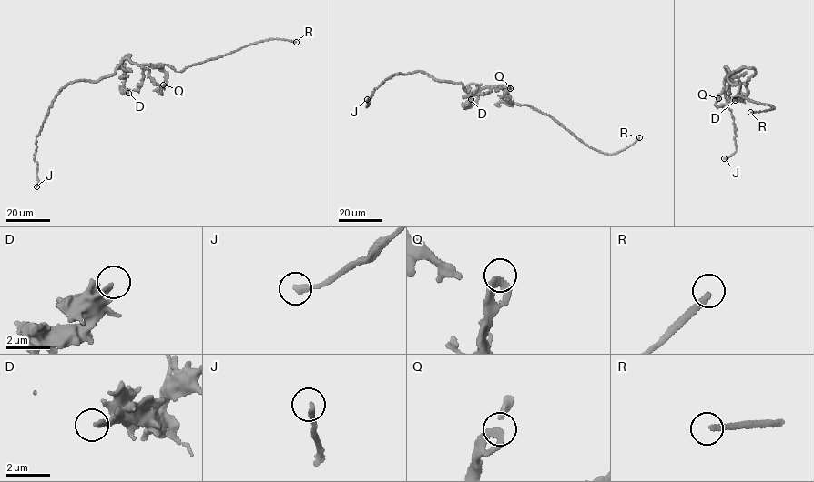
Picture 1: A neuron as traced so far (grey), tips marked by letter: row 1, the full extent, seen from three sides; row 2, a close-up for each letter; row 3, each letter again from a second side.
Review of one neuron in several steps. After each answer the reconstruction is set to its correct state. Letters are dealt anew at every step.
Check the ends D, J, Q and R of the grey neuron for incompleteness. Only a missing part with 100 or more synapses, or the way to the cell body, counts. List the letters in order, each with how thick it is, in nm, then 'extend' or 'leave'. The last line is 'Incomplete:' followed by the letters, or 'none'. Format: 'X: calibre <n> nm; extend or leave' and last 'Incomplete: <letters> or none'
D: calibre 240 nm; leave
J: calibre 240 nm; leave
Q: calibre 280 nm; leave
R: calibre 240 nm; extend
Incomplete: R

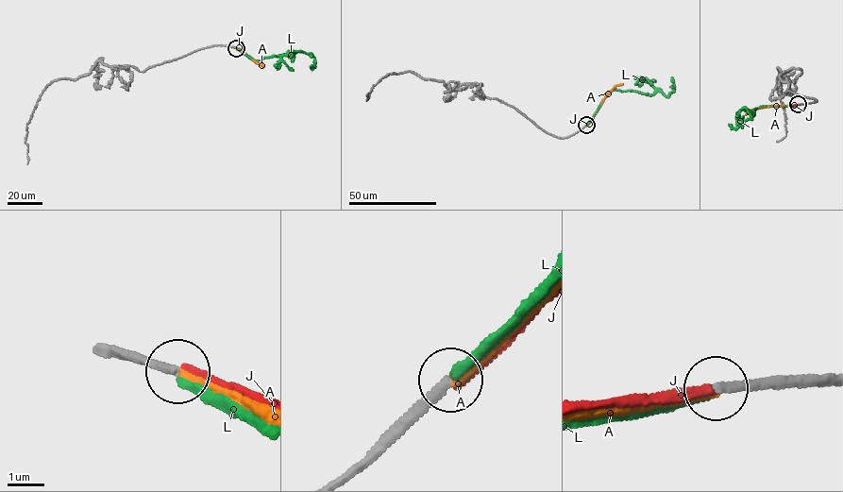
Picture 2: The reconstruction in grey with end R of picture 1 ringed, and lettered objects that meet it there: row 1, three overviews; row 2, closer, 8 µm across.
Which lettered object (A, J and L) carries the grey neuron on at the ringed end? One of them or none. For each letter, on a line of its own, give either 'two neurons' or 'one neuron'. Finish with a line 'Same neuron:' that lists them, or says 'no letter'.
A: one neuron
J: two neurons
L: two neurons
Same neuron: A

